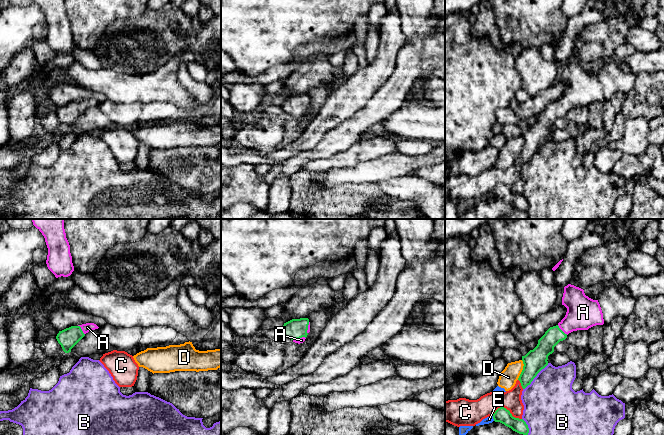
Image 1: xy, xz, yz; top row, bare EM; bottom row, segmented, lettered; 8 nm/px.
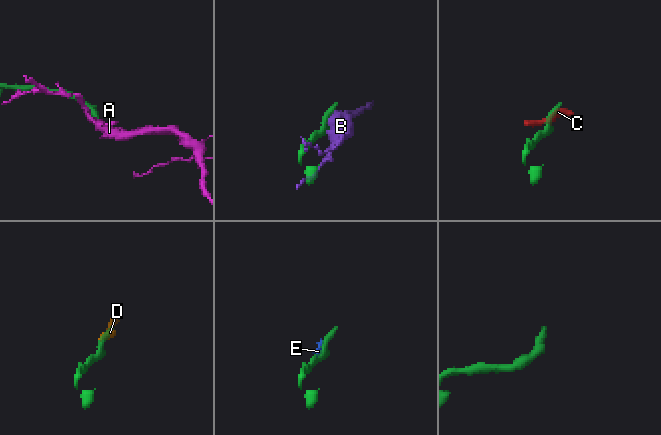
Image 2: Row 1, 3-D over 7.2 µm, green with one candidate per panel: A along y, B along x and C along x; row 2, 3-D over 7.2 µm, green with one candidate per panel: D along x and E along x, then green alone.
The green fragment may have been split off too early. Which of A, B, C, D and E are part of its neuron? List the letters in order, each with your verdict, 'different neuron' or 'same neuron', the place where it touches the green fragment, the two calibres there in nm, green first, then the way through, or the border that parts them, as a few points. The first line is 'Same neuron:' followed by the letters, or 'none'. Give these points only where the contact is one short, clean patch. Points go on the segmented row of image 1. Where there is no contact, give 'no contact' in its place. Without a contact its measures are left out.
Same neuron: A
A: same neuron; contact yz (561, 330); calibres 140 and 260 nm; way yz (545, 347), (561, 330), (583, 312)
B: different neuron; contact yz (535, 376); calibres 180 and 420 nm
C: different neuron; contact yz (506, 409); calibres 120 and 180 nm
D: different neuron; contact yz (522, 370); calibres 180 and 140 nm; border yz (522, 360), (522, 371), (517, 379)
E: different neuron; contact yz (493, 418); calibres 120 and 50 nm

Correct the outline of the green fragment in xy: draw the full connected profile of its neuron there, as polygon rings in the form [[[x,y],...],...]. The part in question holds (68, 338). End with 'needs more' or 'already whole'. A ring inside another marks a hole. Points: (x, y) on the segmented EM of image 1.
[[[86,323],[78,326],[66,328],[56,336],[58,343],[61,345],[65,353],[71,352],[71,349],[91,330],[99,327],[94,323]]]; needs more

